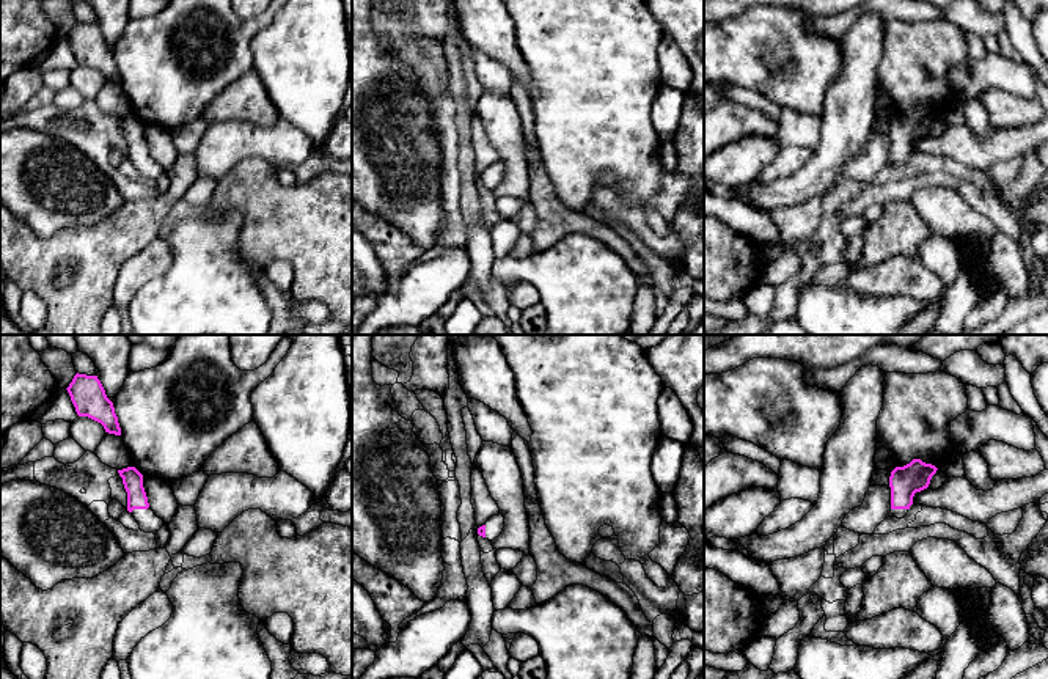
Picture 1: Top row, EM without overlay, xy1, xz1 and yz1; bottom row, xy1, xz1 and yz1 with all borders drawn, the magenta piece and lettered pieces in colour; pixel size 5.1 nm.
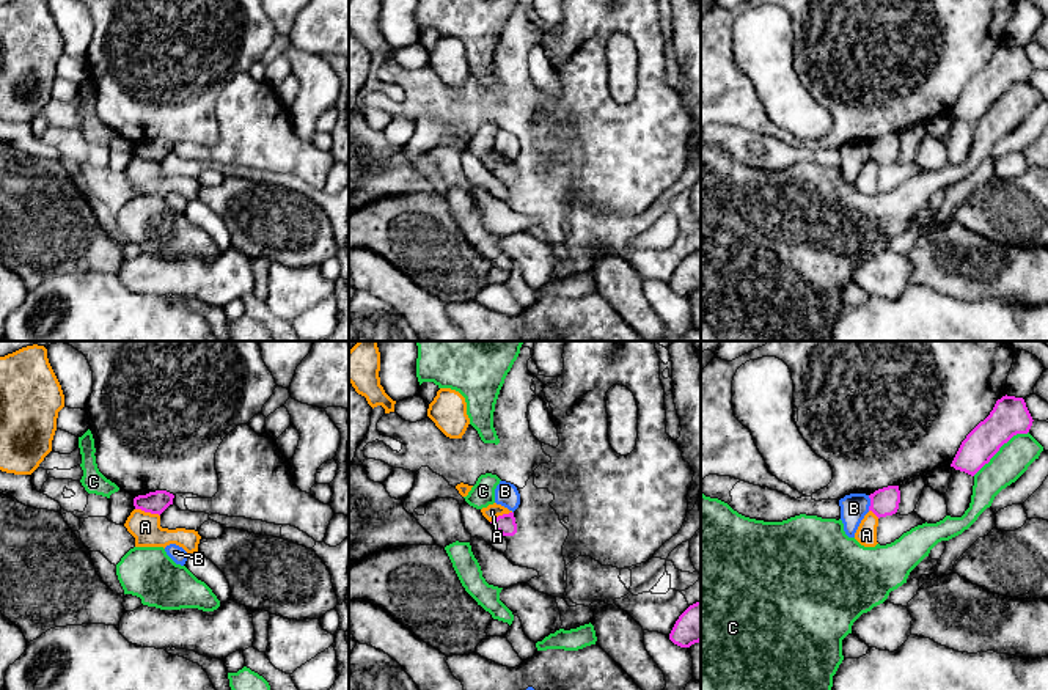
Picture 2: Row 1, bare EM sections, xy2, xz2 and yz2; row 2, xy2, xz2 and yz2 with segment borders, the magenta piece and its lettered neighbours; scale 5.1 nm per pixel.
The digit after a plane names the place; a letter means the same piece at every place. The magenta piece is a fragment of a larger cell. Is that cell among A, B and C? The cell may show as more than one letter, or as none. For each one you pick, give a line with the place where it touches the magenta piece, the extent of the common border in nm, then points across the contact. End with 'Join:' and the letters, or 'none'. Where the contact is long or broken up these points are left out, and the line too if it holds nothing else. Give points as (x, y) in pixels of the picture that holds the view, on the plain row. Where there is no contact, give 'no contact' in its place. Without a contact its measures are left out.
Join: none

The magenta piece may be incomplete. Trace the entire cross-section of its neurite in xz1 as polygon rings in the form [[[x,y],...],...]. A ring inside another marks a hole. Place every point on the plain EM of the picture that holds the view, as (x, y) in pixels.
[[[498,162],[490,165],[482,174],[479,174],[478,182],[489,189],[493,189],[501,182],[503,176],[504,176],[504,165],[503,162]]]

